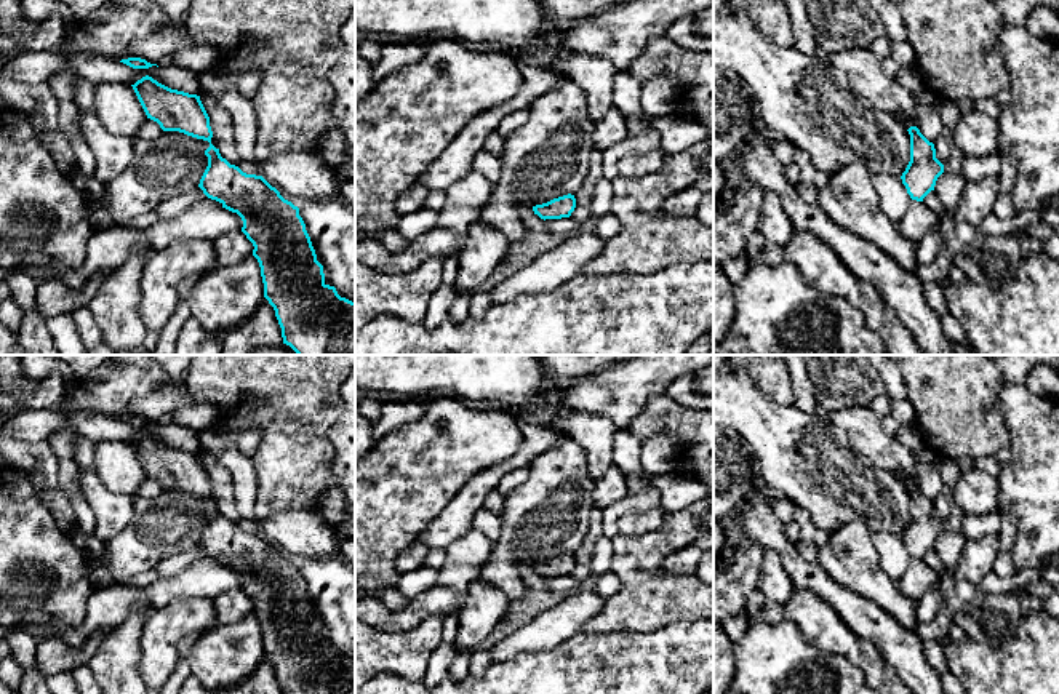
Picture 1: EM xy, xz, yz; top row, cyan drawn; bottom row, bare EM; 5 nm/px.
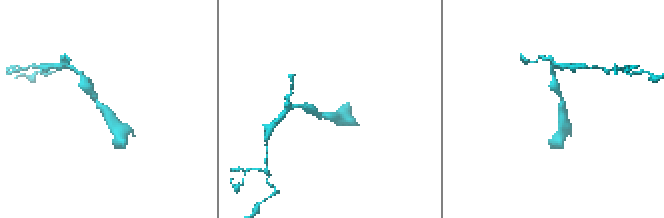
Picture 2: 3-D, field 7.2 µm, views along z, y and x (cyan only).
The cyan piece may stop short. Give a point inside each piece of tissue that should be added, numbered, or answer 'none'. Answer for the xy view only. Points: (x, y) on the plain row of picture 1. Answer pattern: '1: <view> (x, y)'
none

